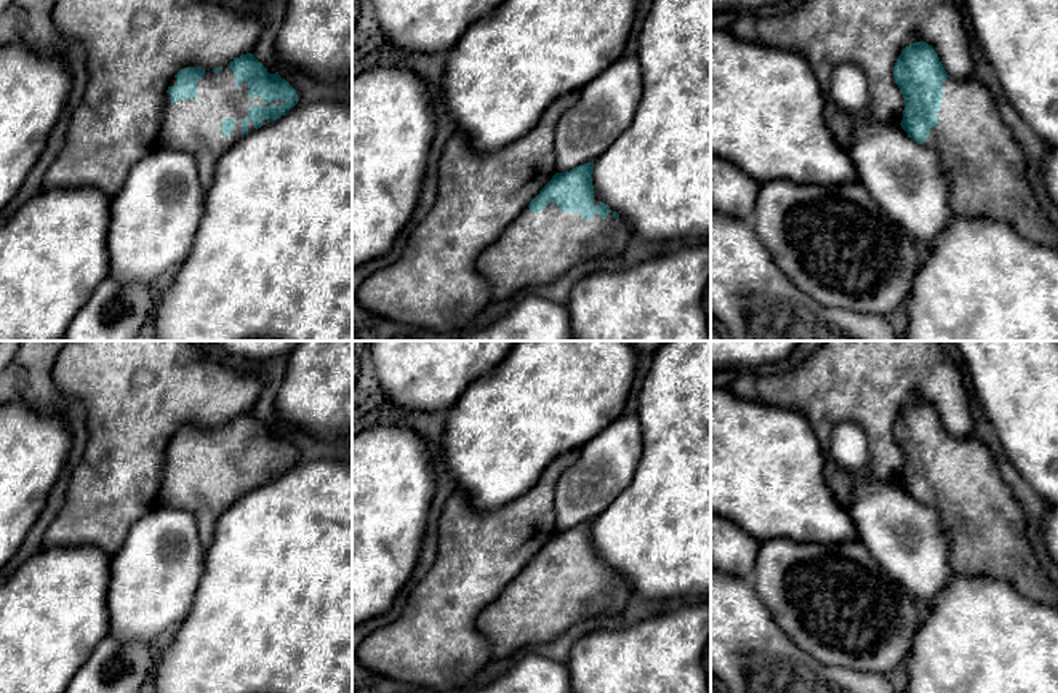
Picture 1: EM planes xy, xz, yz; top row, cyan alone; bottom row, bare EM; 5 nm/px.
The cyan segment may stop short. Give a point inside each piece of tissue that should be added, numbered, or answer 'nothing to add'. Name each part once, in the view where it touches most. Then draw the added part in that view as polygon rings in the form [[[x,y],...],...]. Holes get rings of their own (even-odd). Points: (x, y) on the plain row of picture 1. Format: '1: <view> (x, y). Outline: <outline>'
1: xy (191, 484). Outline: [[[224,424],[219,432],[205,429],[197,442],[195,458],[171,461],[166,451],[163,475],[158,490],[160,506],[190,512],[198,527],[198,538],[208,551],[221,515],[243,495],[242,479],[248,475],[250,464],[282,464],[277,458],[264,463],[261,455],[248,456],[248,440],[235,443],[235,432]],[[234,477],[235,488],[226,496],[222,479]]]

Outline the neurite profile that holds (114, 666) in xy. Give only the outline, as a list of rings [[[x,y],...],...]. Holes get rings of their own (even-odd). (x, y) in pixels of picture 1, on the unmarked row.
[[[106,637],[77,671],[66,693],[138,693],[157,666],[150,642]]]

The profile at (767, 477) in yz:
[[[711,387],[711,514],[728,519],[759,543],[775,538],[815,544],[858,541],[856,528],[847,509],[834,499],[823,467],[820,442],[805,416]]]

